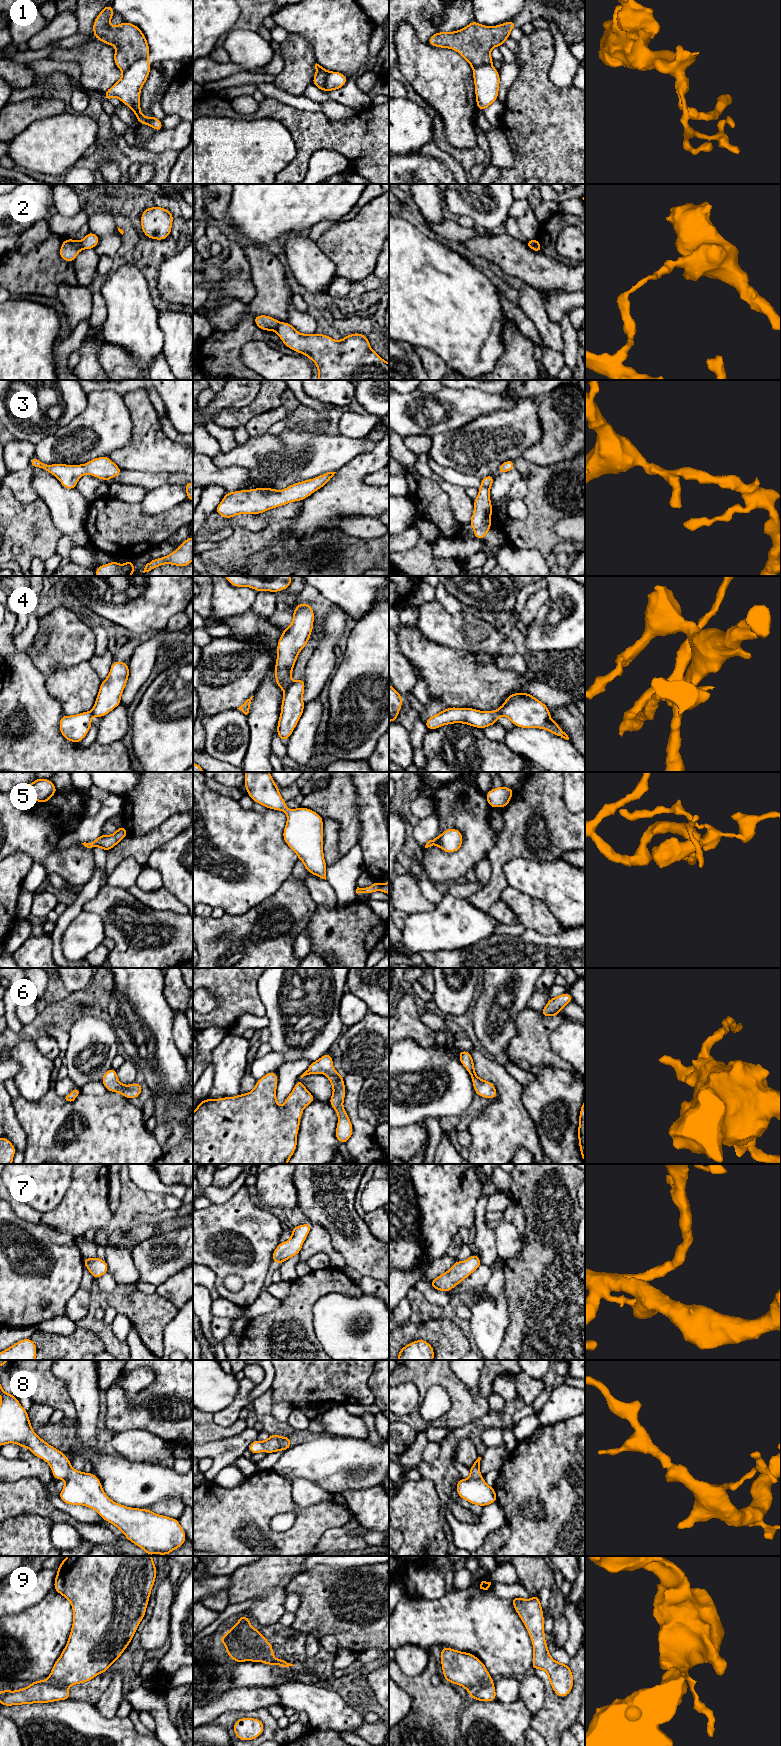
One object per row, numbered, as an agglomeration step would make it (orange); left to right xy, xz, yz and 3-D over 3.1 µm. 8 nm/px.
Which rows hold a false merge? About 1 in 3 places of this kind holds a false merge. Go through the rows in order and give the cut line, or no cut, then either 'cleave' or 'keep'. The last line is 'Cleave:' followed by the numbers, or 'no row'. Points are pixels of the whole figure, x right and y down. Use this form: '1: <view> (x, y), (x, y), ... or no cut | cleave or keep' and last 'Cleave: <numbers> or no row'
1: xy (146, 57), (137, 60), (123, 72) | cleave
2: xy (80, 241), (82, 248) | cleave
3: no cut | keep
4: xz (291, 682), (284, 691) | cleave
5: no cut | keep
6: no cut | keep
7: no cut | keep
8: no cut | keep
9: xz (229, 1631), (264, 1660) | cleave
Cleave: 1, 2, 4, 9

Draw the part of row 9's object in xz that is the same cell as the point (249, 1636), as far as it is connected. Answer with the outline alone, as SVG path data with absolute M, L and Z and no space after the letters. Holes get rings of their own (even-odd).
M241 1614L239 1621L230 1628L229 1632L238 1637L241 1643L250 1648L253 1653L262 1656L263 1663L282 1667L295 1666L287 1663L284 1658L276 1659L273 1656L272 1644L249 1621L250 1619L246 1615Z

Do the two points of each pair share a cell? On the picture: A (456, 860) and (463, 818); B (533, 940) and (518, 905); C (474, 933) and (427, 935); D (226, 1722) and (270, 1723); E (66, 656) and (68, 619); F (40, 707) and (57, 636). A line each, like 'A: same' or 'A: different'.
A: same
B: different
C: same
D: same
E: same
F: different

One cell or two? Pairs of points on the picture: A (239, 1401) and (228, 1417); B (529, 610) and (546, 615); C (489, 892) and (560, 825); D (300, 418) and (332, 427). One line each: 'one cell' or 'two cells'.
A: one cell
B: two cells
C: one cell
D: one cell

